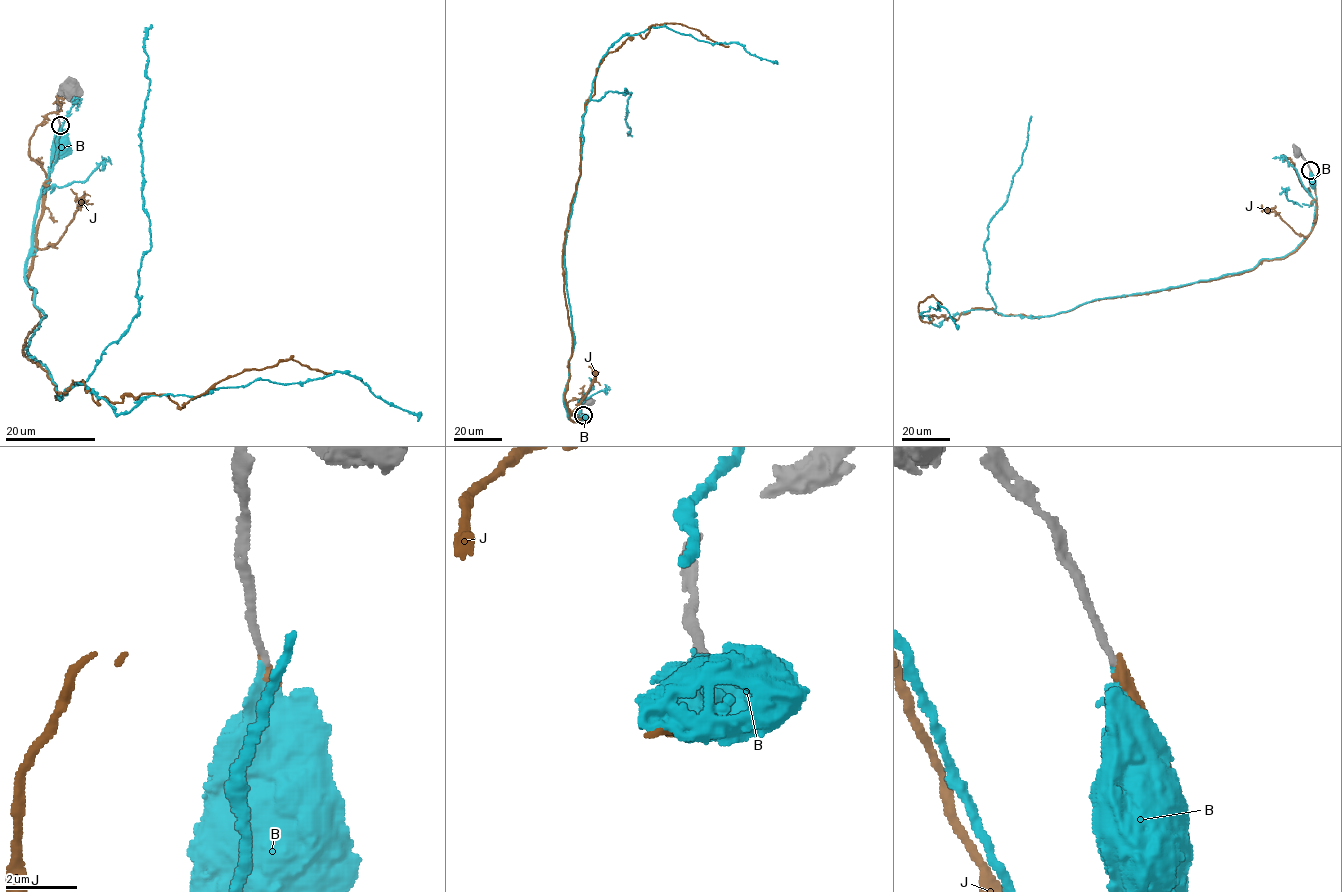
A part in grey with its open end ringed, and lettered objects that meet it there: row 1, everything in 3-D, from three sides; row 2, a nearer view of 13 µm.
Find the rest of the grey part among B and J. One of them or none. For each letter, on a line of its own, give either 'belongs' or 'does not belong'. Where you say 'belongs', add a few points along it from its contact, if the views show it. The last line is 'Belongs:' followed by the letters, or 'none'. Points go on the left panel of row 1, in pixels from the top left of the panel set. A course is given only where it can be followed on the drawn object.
B: does not belong
J: belongs | via (60, 126), (23, 351), (55, 395), (82, 380), (95, 402), (180, 408), (281, 360), (331, 373)
Belongs: J

